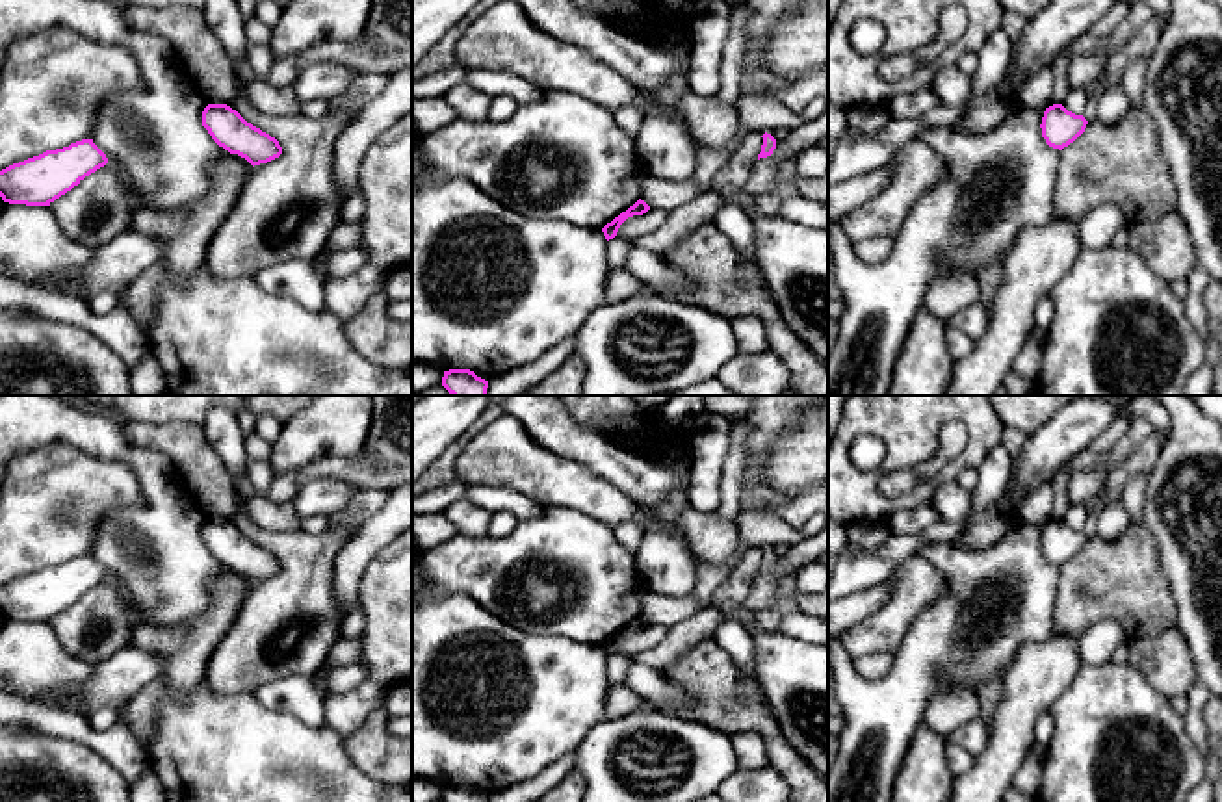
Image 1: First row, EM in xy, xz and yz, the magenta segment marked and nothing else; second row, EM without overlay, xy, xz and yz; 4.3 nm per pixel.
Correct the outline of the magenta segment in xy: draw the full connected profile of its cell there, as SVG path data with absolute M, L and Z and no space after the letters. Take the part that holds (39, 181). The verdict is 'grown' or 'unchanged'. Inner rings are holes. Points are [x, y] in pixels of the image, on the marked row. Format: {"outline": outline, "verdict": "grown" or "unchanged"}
{"outline": "M82 139L2 169L0 197L9 204L50 206L106 163L93 139Z", "verdict": "unchanged"}

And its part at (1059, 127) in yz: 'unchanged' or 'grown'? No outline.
unchanged

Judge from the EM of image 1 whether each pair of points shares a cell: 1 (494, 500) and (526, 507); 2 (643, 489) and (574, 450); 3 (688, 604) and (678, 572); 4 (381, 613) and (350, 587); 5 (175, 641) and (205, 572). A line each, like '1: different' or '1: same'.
1: same
2: same
3: different
4: different
5: different

